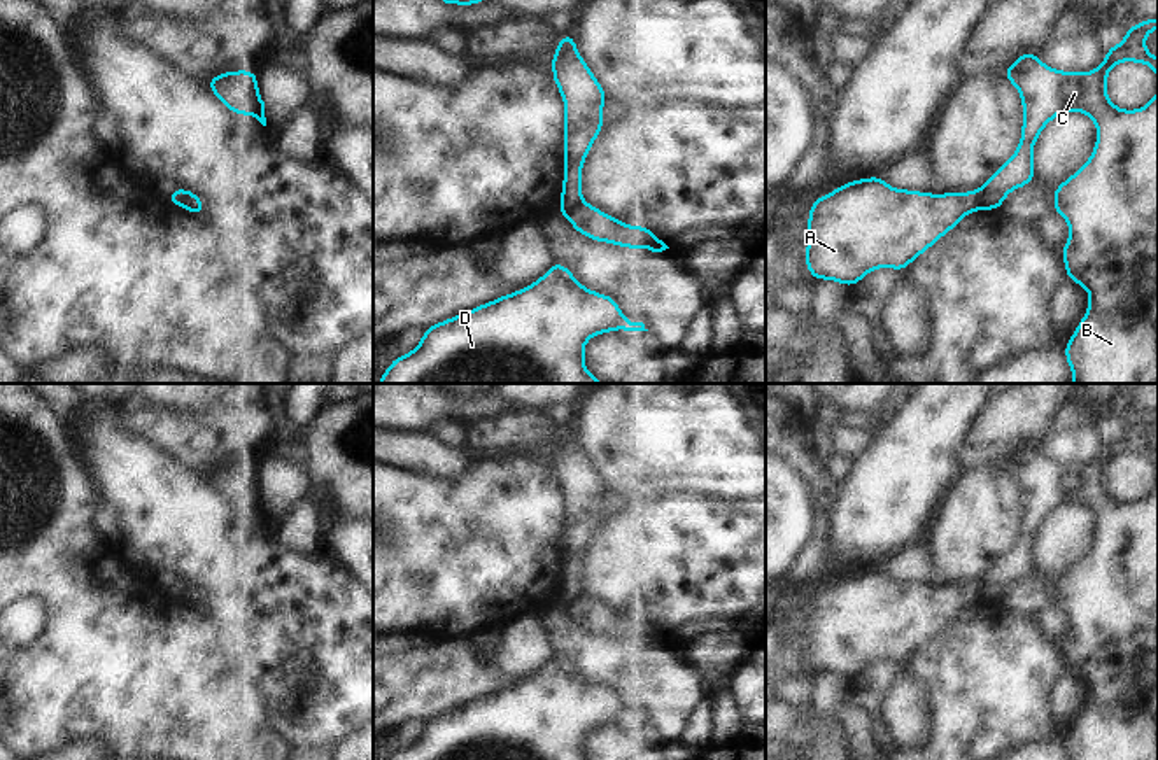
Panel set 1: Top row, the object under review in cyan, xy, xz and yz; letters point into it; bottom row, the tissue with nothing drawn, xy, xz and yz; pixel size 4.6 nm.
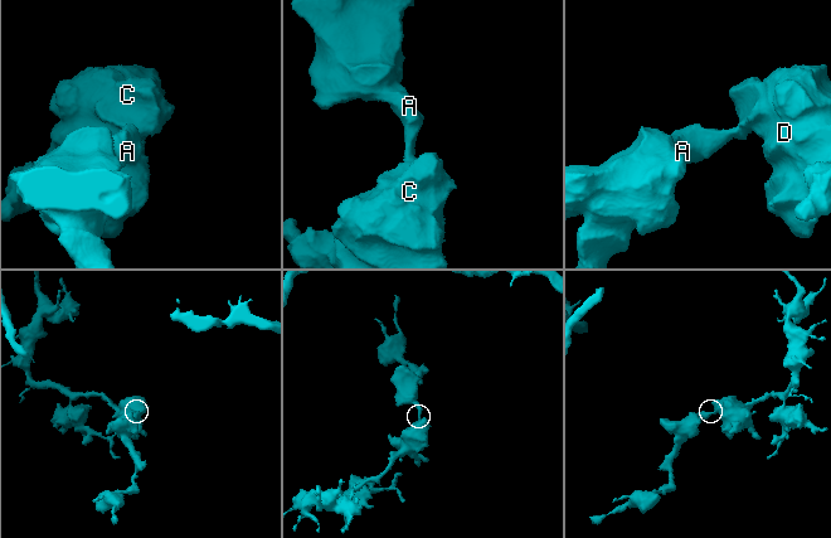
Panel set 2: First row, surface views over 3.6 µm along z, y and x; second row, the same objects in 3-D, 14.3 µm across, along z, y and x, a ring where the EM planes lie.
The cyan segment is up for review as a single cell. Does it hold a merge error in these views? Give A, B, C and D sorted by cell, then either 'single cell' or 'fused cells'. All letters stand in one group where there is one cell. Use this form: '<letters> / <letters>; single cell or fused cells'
A / B C D; fused cells

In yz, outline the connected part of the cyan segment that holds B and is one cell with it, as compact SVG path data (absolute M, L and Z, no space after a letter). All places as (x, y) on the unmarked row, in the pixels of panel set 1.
M1147 410L1128 419L1118 438L1107 438L1102 455L1086 464L1063 464L1044 457L1037 445L1020 447L1002 468L1020 483L1023 513L1020 538L981 578L979 601L1002 601L1006 588L1037 571L1034 564L1034 538L1041 524L1063 504L1083 504L1097 518L1097 534L1088 553L1053 581L1053 604L1069 615L1069 632L1058 644L1065 655L1065 669L1084 679L1090 686L1086 707L1063 737L1070 760L1158 760L1158 482L1140 501L1125 503L1107 489L1107 466L1121 454L1144 455L1158 471L1158 450L1153 448L1144 431L1158 422L1158 410Z

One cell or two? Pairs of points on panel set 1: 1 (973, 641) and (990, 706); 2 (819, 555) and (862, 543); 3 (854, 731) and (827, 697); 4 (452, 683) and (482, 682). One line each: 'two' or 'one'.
1: one
2: two
3: two
4: one

